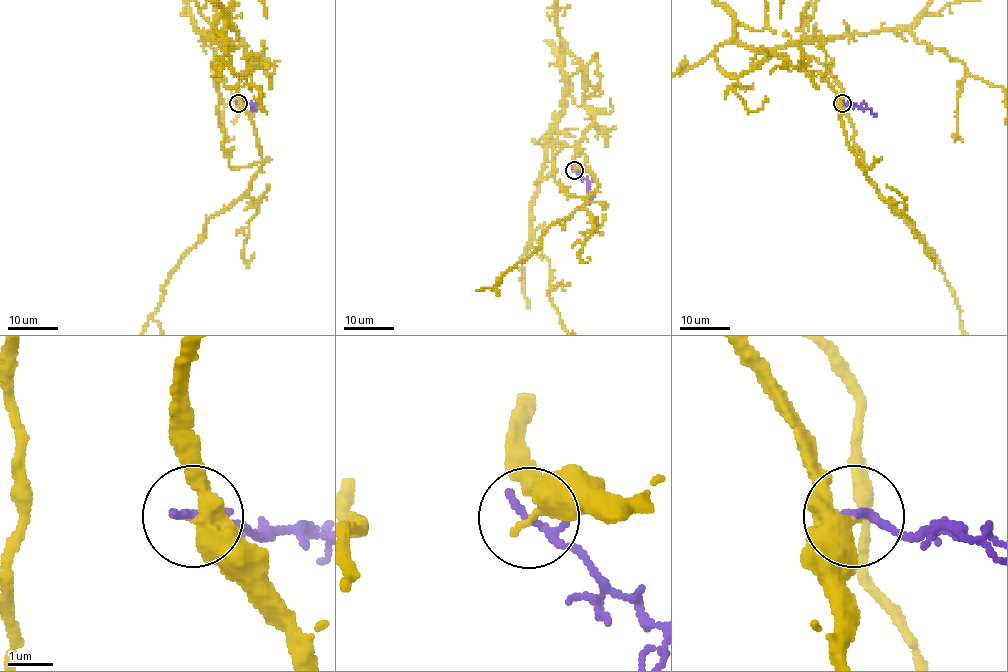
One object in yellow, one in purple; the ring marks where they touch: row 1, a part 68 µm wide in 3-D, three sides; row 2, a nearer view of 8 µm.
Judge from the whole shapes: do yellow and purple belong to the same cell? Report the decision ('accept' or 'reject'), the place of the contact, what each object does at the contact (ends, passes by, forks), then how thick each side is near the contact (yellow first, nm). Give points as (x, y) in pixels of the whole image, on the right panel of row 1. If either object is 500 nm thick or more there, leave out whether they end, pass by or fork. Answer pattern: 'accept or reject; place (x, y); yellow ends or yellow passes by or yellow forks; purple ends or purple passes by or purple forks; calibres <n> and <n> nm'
reject; place (842, 103); yellow forks; purple ends; calibres 320 and 200 nm

